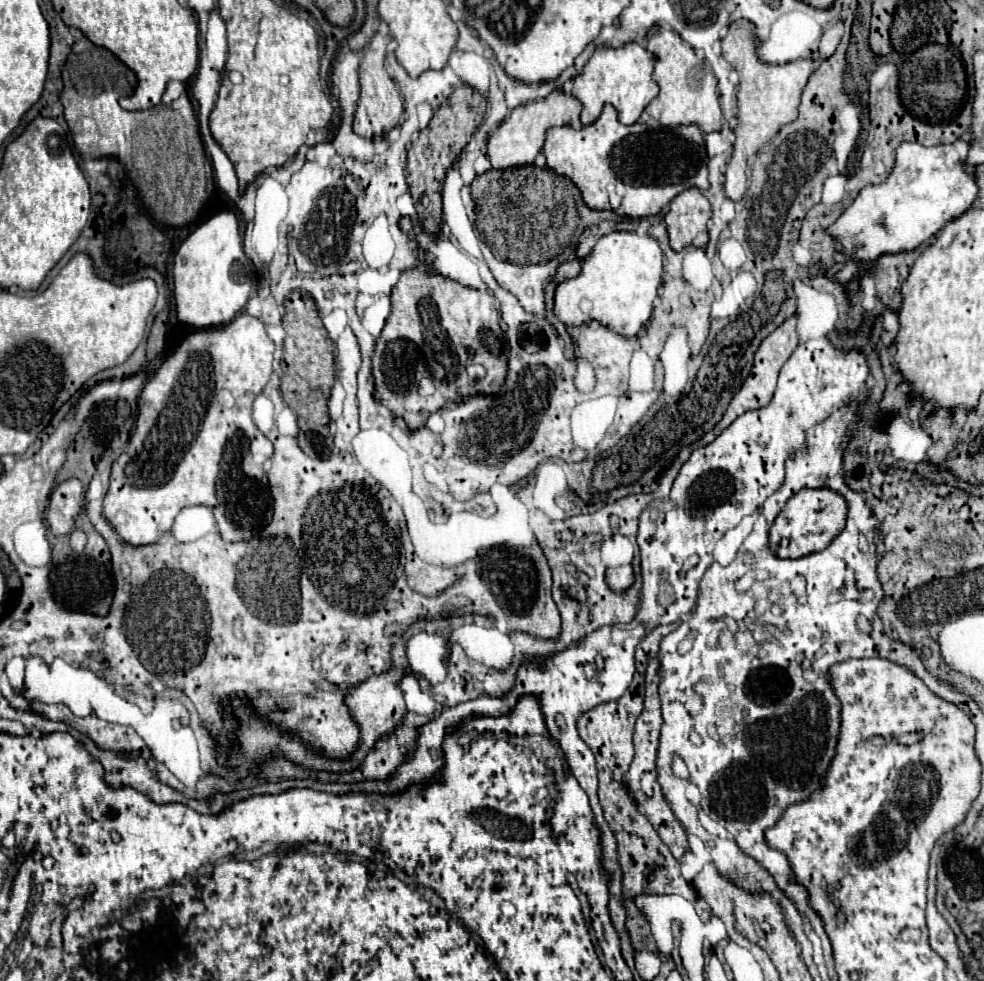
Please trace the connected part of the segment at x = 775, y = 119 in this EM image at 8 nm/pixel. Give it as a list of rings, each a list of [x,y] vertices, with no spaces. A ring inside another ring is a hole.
[[[737,21],[729,27],[729,33],[723,39],[723,57],[733,69],[739,73],[739,95],[737,95],[737,127],[735,127],[735,145],[733,157],[725,171],[725,195],[731,201],[743,199],[747,191],[747,163],[757,155],[763,143],[771,141],[775,133],[797,119],[797,107],[801,99],[801,91],[807,85],[809,75],[819,67],[824,60],[799,59],[787,65],[769,65],[759,61],[753,45],[751,25],[747,21]]]

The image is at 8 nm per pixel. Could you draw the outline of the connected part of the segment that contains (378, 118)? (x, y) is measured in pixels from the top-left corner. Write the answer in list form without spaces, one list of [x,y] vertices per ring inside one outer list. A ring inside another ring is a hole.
[[[377,31],[369,43],[369,47],[365,49],[365,57],[361,61],[359,67],[359,79],[361,79],[361,97],[357,103],[357,111],[355,111],[355,119],[353,119],[353,129],[357,135],[361,137],[377,137],[377,135],[385,135],[389,133],[401,119],[403,115],[403,101],[401,95],[393,83],[393,79],[387,75],[385,71],[385,51],[387,45],[391,41],[391,35],[385,31]]]

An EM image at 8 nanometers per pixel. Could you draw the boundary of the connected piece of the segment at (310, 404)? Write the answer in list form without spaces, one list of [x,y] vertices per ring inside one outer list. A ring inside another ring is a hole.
[[[295,291],[285,301],[283,327],[287,337],[283,341],[283,361],[281,361],[281,393],[287,405],[299,415],[299,445],[309,457],[329,455],[333,439],[329,435],[329,413],[327,413],[327,397],[335,379],[335,361],[333,361],[333,343],[327,337],[327,329],[323,327],[315,301],[311,295]],[[311,387],[319,387],[323,397],[311,399]]]

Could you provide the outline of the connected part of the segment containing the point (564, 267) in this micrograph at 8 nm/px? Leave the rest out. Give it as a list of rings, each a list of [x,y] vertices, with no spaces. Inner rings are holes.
[[[577,259],[573,261],[565,261],[557,267],[557,273],[555,273],[555,283],[561,283],[565,279],[571,279],[571,277],[577,277],[581,271],[581,263]]]

